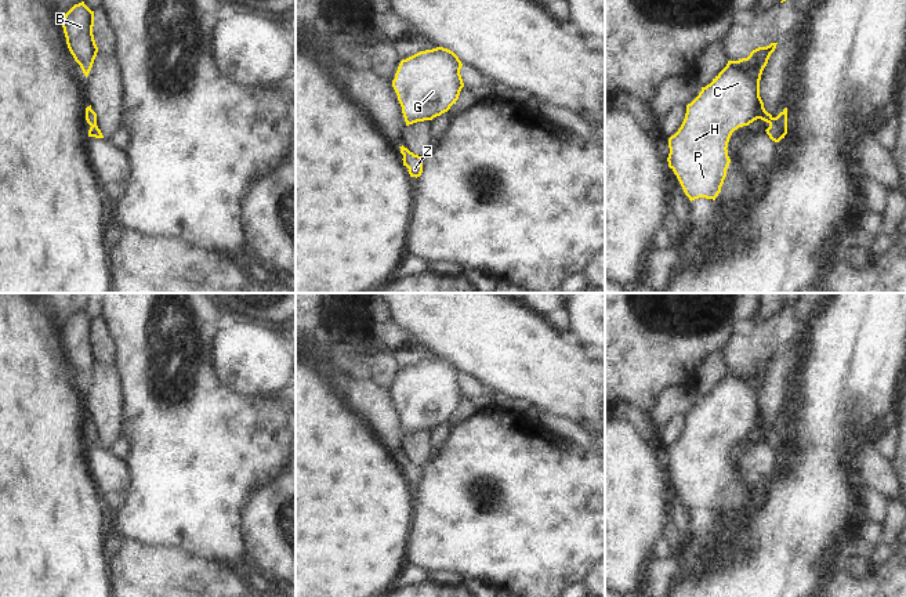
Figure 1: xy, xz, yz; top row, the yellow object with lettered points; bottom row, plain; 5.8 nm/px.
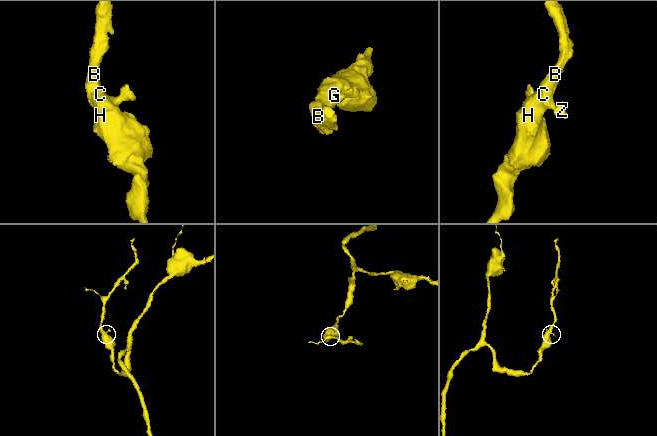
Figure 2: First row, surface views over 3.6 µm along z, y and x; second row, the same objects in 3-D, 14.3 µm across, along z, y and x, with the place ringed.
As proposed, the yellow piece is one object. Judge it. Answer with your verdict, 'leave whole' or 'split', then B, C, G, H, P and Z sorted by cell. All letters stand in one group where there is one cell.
leave whole | B C G H P Z

